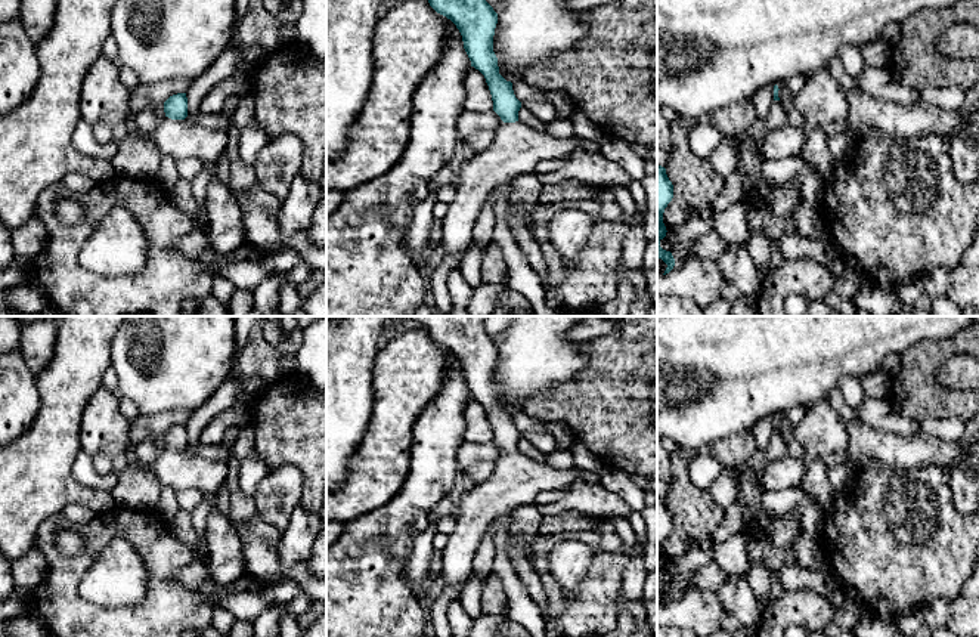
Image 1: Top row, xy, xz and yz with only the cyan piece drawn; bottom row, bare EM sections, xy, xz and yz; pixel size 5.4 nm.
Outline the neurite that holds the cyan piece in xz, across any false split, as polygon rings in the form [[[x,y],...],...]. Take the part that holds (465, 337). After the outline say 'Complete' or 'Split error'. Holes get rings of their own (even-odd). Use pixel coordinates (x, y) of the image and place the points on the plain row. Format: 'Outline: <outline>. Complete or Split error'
Outline: [[[408,316],[409,319],[425,328],[430,337],[440,346],[450,350],[459,361],[464,380],[471,392],[471,398],[478,401],[489,417],[493,442],[501,448],[504,455],[495,463],[495,473],[484,482],[467,491],[461,497],[456,510],[456,525],[449,535],[449,541],[442,551],[442,576],[447,587],[459,591],[473,573],[473,563],[480,542],[490,523],[502,516],[511,514],[520,507],[535,504],[536,495],[545,491],[568,489],[577,479],[586,482],[598,482],[598,476],[583,471],[577,467],[570,470],[557,470],[518,452],[521,433],[515,429],[512,414],[499,405],[498,389],[493,383],[493,367],[498,355],[498,344],[486,333],[486,316]]]. Split error

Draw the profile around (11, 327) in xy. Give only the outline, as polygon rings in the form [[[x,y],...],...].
[[[0,316],[0,355],[19,349],[22,324],[16,316]]]

